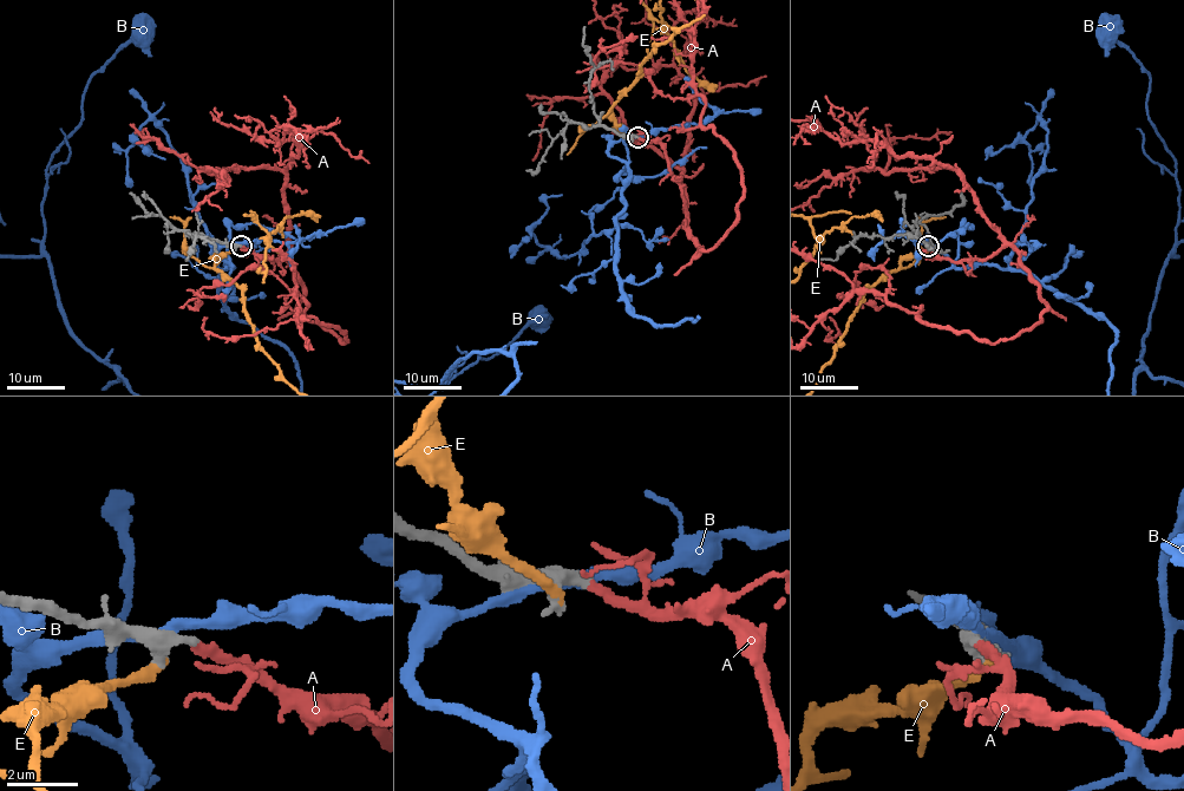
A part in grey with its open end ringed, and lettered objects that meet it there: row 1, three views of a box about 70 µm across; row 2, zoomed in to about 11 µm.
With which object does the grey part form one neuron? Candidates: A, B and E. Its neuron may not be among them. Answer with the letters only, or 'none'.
A

